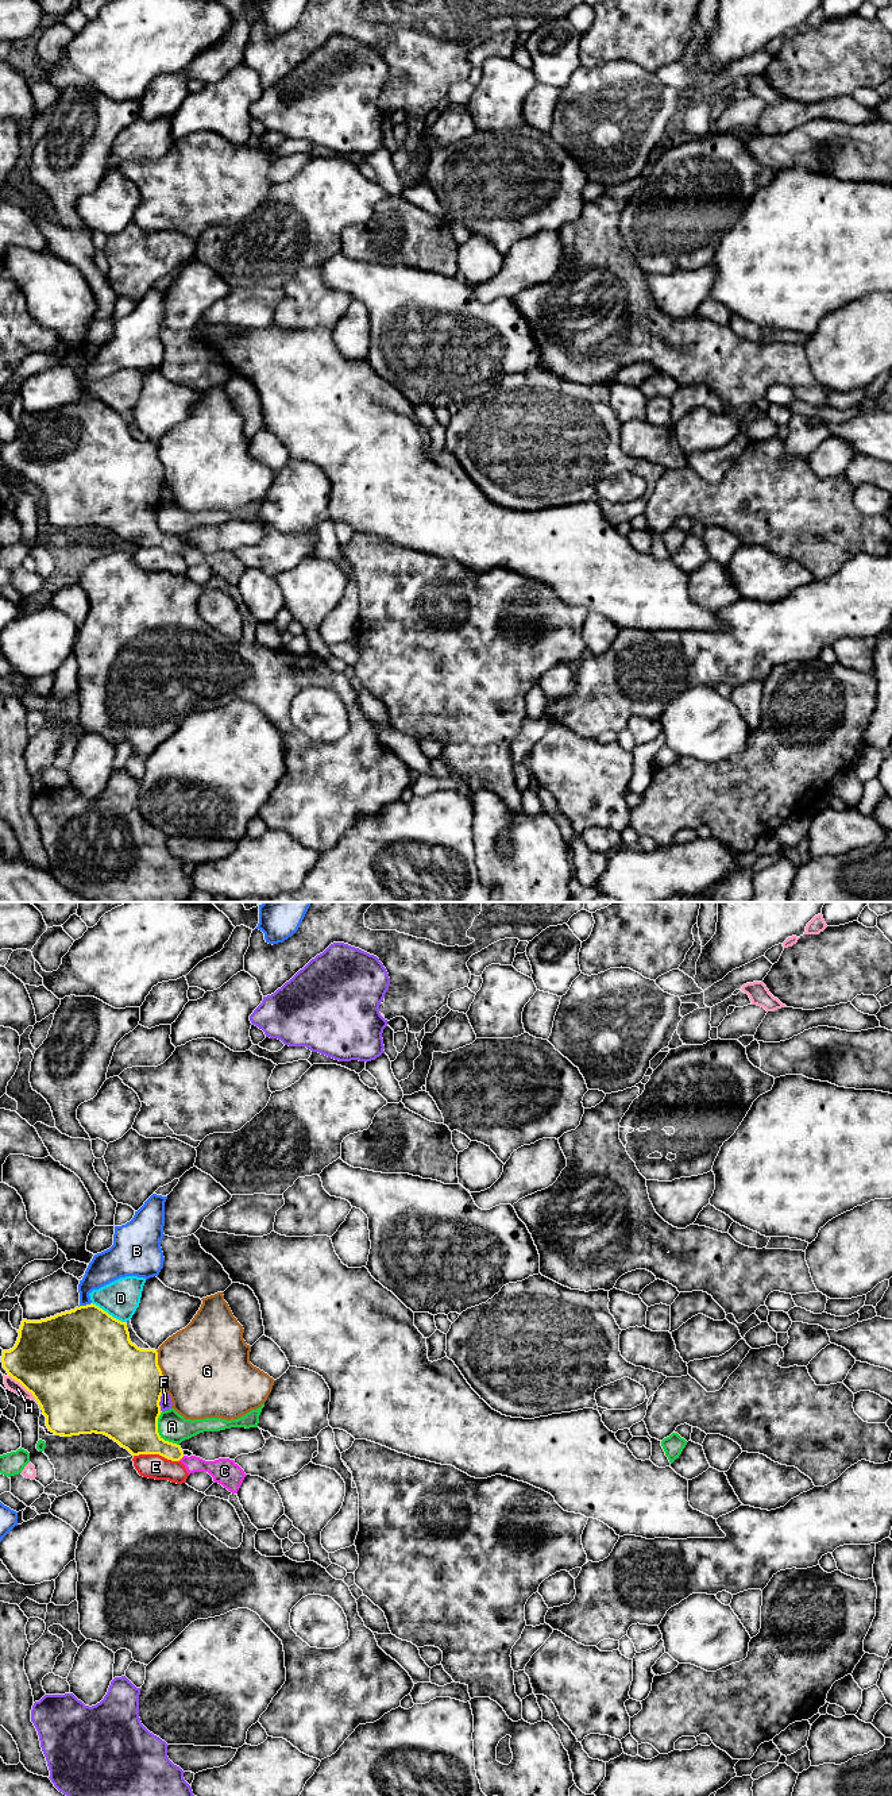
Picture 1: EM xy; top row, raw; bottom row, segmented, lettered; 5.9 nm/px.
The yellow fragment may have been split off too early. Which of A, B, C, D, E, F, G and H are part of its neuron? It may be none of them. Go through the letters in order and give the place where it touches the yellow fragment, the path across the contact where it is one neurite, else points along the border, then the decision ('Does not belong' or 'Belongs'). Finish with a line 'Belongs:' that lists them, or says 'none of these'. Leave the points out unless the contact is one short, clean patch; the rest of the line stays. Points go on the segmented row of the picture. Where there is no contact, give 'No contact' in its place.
A: Touches yellow at xy (158, 1433). Does not belong
B: Touches yellow at xy (84, 1306). Does not belong
C: Touches yellow at xy (181, 1457). Path across: xy (145, 1438), (181, 1457), (192, 1464), (220, 1469). Belongs
D: Touches yellow at xy (107, 1313). Does not belong
E: Touches yellow at xy (157, 1453). Boundary: xy (134, 1455), (161, 1455), (178, 1461). Does not belong
F: Touches yellow at xy (159, 1401). Does not belong
G: Touches yellow at xy (161, 1371). Does not belong
H: Touches yellow at xy (24, 1387). Does not belong
Belongs: C

